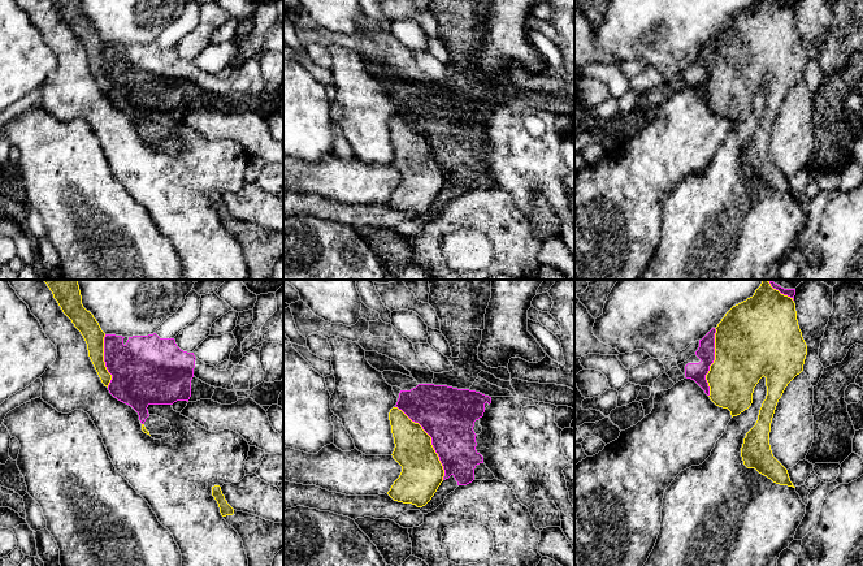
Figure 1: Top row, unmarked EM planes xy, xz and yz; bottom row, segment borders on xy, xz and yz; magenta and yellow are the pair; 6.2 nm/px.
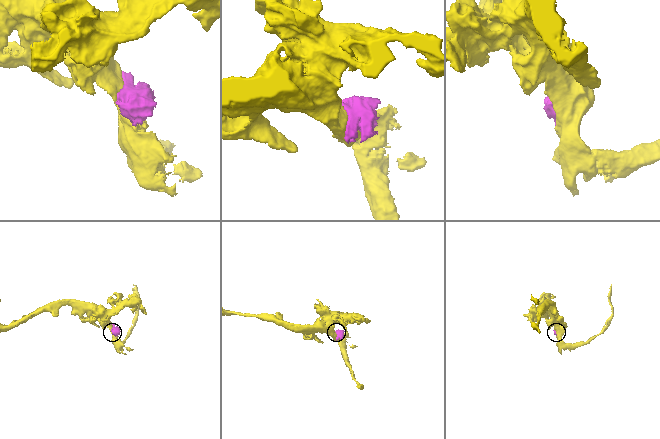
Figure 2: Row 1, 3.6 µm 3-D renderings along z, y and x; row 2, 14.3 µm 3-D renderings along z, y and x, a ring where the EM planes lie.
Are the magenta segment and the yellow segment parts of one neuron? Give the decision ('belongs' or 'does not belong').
does not belong

